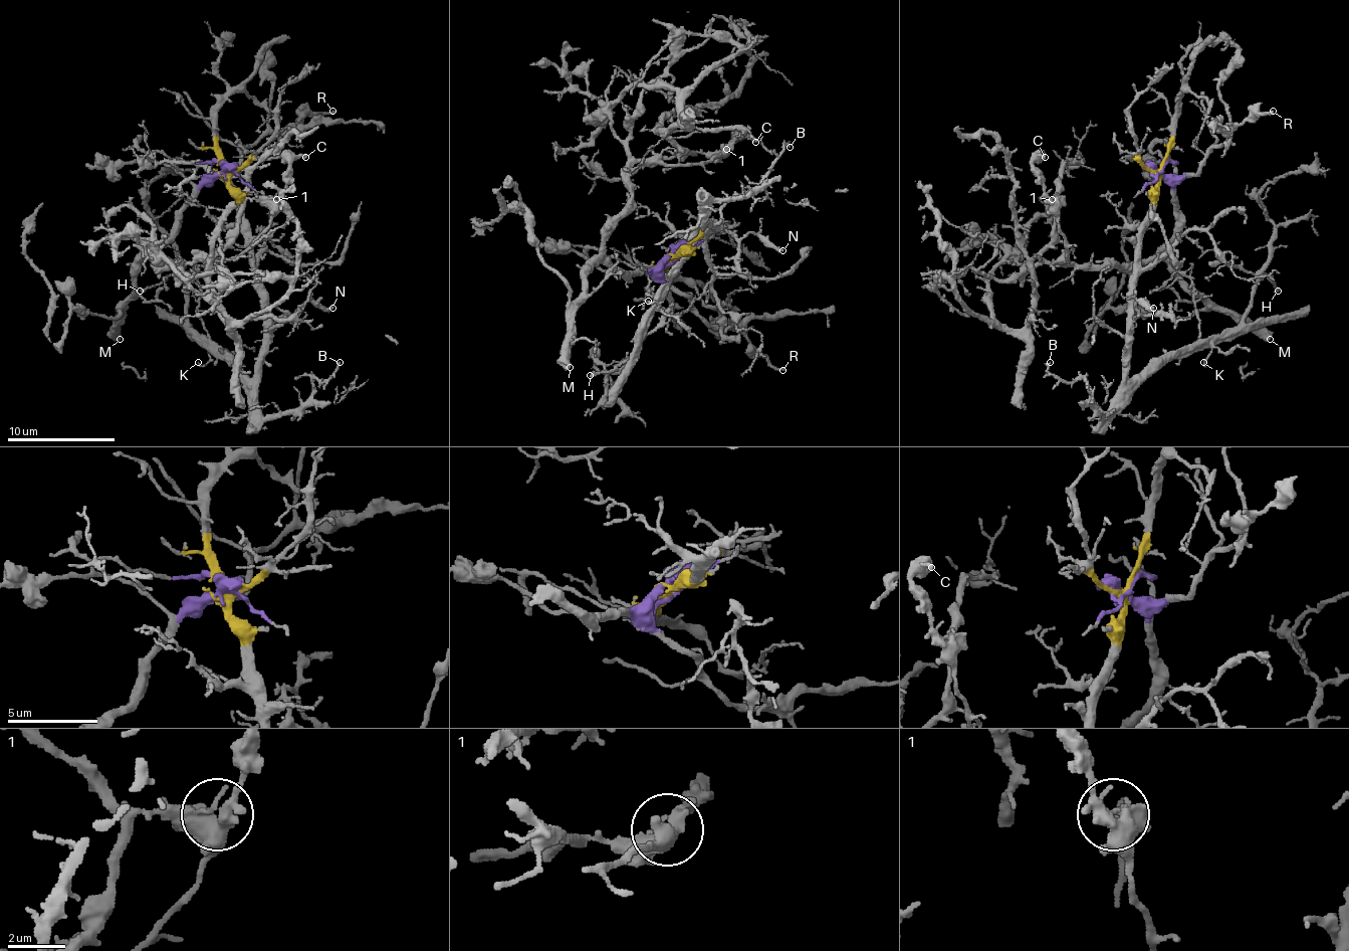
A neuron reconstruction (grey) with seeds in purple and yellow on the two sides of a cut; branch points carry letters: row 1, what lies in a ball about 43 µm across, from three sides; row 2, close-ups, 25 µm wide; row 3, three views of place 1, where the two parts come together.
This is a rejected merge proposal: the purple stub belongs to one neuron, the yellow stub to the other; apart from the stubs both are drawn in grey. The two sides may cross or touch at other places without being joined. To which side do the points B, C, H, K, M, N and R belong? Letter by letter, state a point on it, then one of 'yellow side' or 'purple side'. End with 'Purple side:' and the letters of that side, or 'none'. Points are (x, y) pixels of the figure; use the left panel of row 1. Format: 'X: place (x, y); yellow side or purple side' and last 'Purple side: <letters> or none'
B: place (340, 362); yellow side
C: place (305, 157); purple side
H: place (140, 291); yellow side
K: place (198, 362); yellow side
M: place (120, 339); purple side
N: place (332, 308); yellow side
R: place (332, 111); purple side
Purple side: C, M, R

